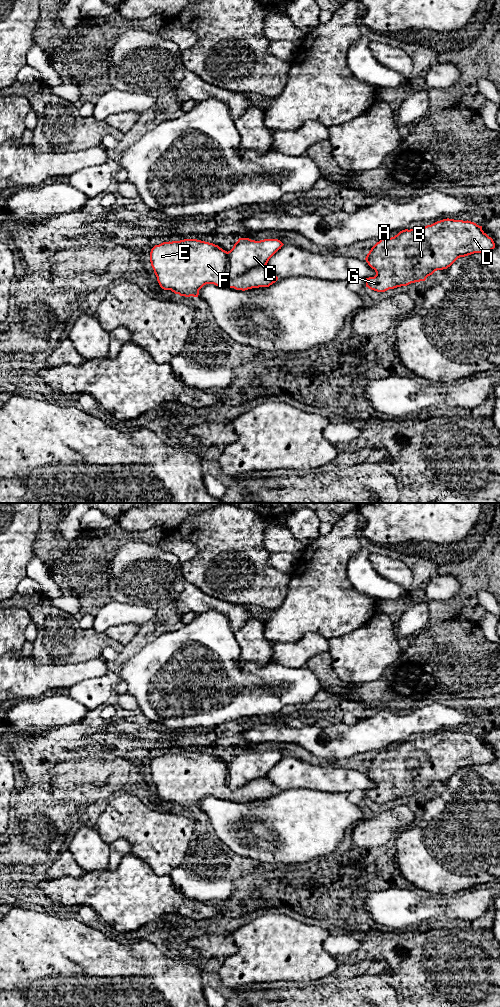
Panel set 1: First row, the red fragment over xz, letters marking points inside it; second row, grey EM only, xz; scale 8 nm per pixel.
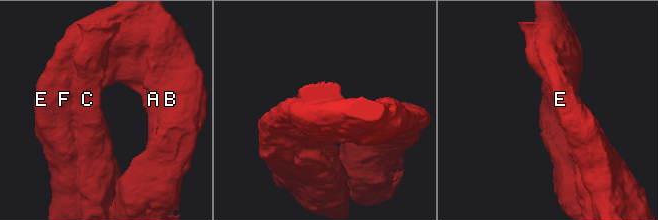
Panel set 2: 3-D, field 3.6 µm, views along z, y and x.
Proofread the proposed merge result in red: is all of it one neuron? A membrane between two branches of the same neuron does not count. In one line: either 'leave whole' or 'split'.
split

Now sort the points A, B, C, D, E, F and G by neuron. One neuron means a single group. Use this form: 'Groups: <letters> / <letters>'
Groups: A B D E F G / C

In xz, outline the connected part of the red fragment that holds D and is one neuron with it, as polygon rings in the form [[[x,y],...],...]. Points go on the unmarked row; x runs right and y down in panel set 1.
[[[443,731],[425,739],[405,741],[391,750],[381,750],[367,766],[365,772],[375,782],[374,789],[366,790],[366,799],[377,804],[385,804],[411,795],[425,793],[437,782],[450,779],[458,770],[474,765],[486,765],[495,760],[495,755],[483,742],[482,738],[471,733]]]

